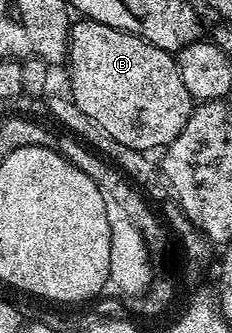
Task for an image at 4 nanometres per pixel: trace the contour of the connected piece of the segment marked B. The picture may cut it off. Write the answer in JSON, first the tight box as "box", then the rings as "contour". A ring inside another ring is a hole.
{"box":[66,18,193,153],"contour":[[[80,18],[70,24],[70,43],[67,49],[66,66],[71,66],[71,91],[69,97],[113,141],[121,141],[131,149],[151,153],[154,147],[166,149],[185,129],[185,121],[189,121],[193,110],[193,100],[189,89],[185,89],[185,81],[181,81],[179,64],[176,56],[165,49],[157,49],[157,45],[149,45],[141,37],[133,33],[125,33],[113,29],[109,25],[101,25],[92,19]]]}

